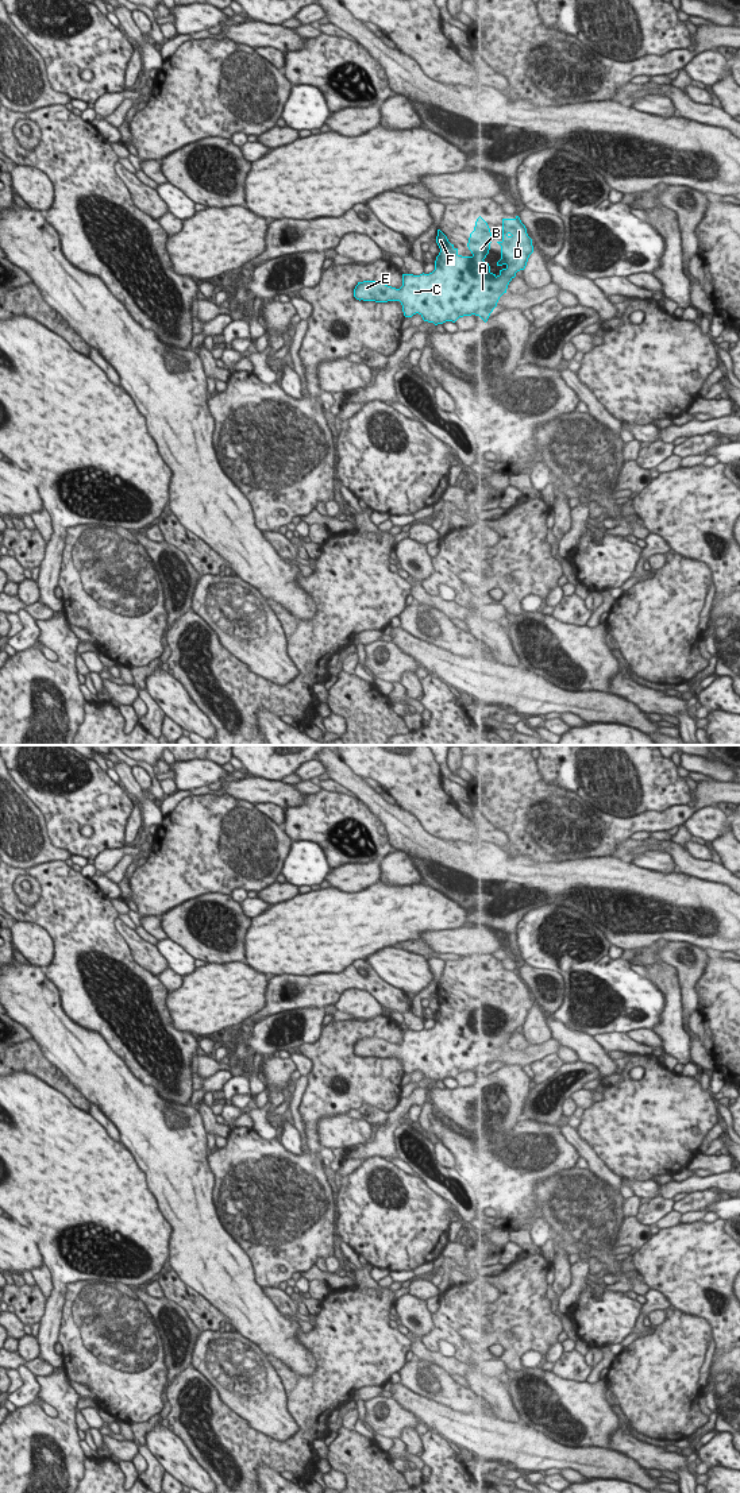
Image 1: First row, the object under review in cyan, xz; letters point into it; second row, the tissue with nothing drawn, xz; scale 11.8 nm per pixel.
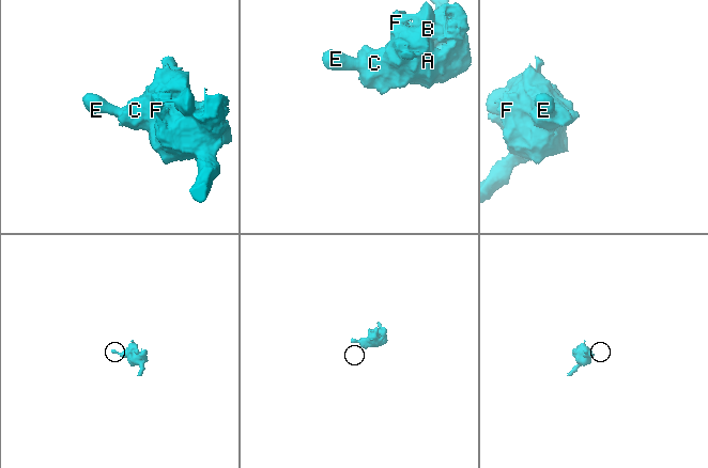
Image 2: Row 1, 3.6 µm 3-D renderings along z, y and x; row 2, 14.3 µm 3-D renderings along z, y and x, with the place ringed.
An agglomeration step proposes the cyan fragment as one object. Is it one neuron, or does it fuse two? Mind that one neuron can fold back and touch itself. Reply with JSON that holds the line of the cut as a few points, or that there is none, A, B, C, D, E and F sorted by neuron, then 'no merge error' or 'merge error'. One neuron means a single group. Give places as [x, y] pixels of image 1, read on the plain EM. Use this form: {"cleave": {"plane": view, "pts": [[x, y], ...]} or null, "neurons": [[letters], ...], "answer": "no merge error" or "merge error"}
{"cleave": null, "neurons": [["A", "B", "C", "D", "E", "F"]], "answer": "no merge error"}

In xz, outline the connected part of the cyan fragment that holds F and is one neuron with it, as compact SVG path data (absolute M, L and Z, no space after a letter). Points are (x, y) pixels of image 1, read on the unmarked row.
M481 972L477 975L467 999L471 1012L459 1011L458 1004L448 998L440 985L438 985L436 999L440 1008L436 1012L432 1029L420 1031L402 1030L402 1042L400 1045L375 1037L358 1038L354 1053L359 1057L400 1057L405 1073L419 1069L424 1077L435 1081L446 1077L455 1079L459 1073L471 1070L479 1072L486 1079L500 1053L506 1049L509 1038L516 1033L517 1027L525 1025L528 1014L533 1008L532 995L519 972L502 975L502 996L497 998L501 1002L501 1015L497 1022L505 1021L506 1023L500 1026L498 1031L493 1030L489 1019L483 1016L490 1006L492 988Z

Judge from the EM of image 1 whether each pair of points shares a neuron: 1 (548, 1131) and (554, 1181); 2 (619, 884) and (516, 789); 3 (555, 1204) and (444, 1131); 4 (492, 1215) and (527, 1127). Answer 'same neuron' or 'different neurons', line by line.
1: different neurons
2: different neurons
3: different neurons
4: same neuron

